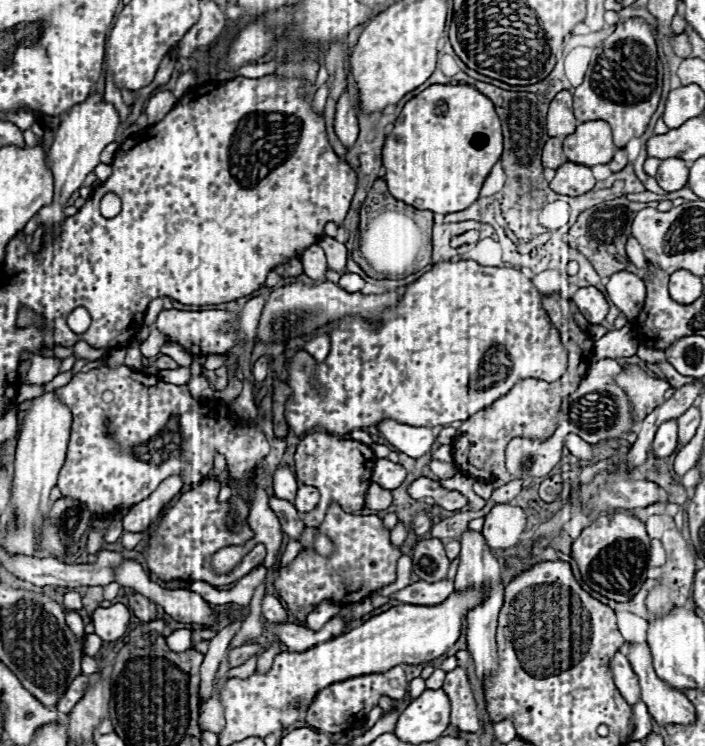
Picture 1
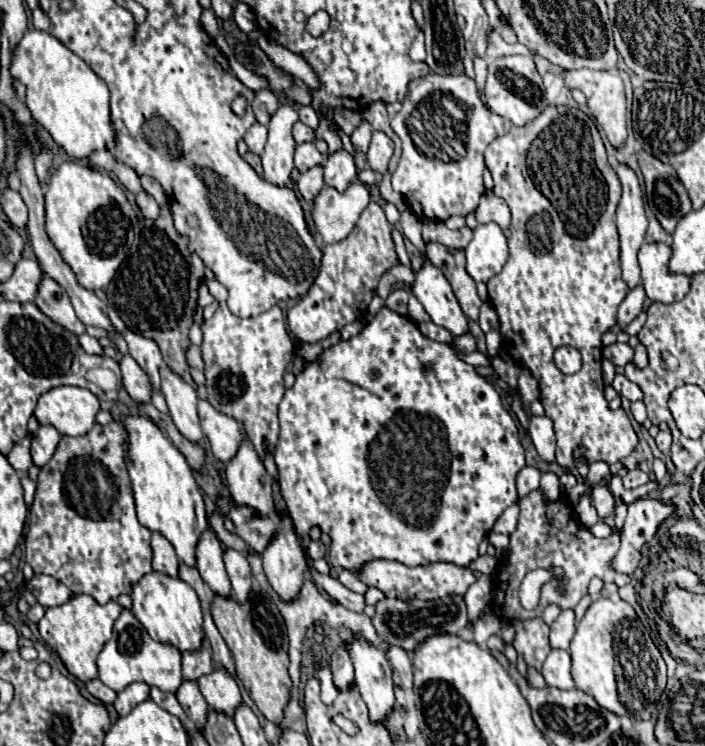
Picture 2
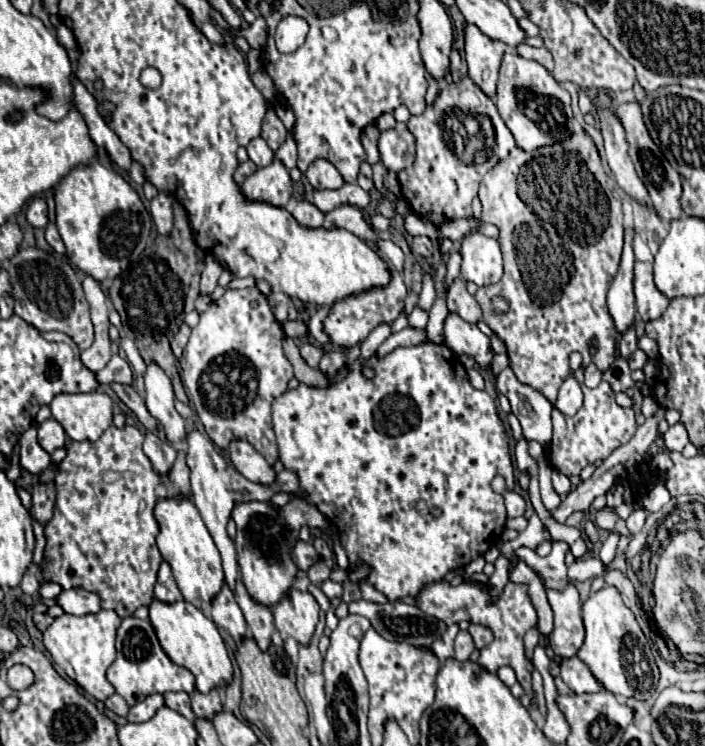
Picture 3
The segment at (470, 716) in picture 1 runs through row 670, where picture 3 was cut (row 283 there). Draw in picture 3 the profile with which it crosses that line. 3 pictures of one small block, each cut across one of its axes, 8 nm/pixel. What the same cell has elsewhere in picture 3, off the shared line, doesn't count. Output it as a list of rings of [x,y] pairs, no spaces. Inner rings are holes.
[[[456,278],[450,286],[448,286],[448,310],[456,312],[462,320],[476,324],[478,320],[482,320],[482,310],[476,302],[476,298],[472,294],[468,294],[466,290],[466,282],[462,278]]]

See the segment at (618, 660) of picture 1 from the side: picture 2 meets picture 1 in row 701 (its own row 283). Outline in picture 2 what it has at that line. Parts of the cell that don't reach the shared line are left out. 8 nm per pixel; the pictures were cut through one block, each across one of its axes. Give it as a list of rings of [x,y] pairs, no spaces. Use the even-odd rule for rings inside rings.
[[[618,166],[618,178],[622,184],[622,200],[616,210],[616,224],[620,234],[620,264],[622,264],[622,280],[628,288],[636,288],[640,282],[640,266],[638,266],[638,250],[644,244],[646,234],[646,214],[642,202],[642,190],[636,174]]]

